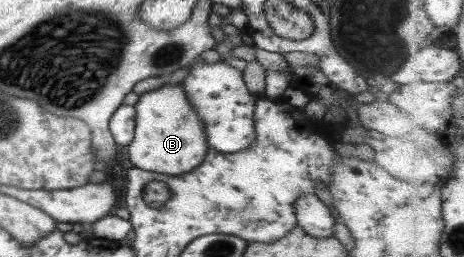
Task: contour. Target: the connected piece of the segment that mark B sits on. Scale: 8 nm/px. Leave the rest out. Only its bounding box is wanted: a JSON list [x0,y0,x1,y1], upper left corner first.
[129,83,207,176]

